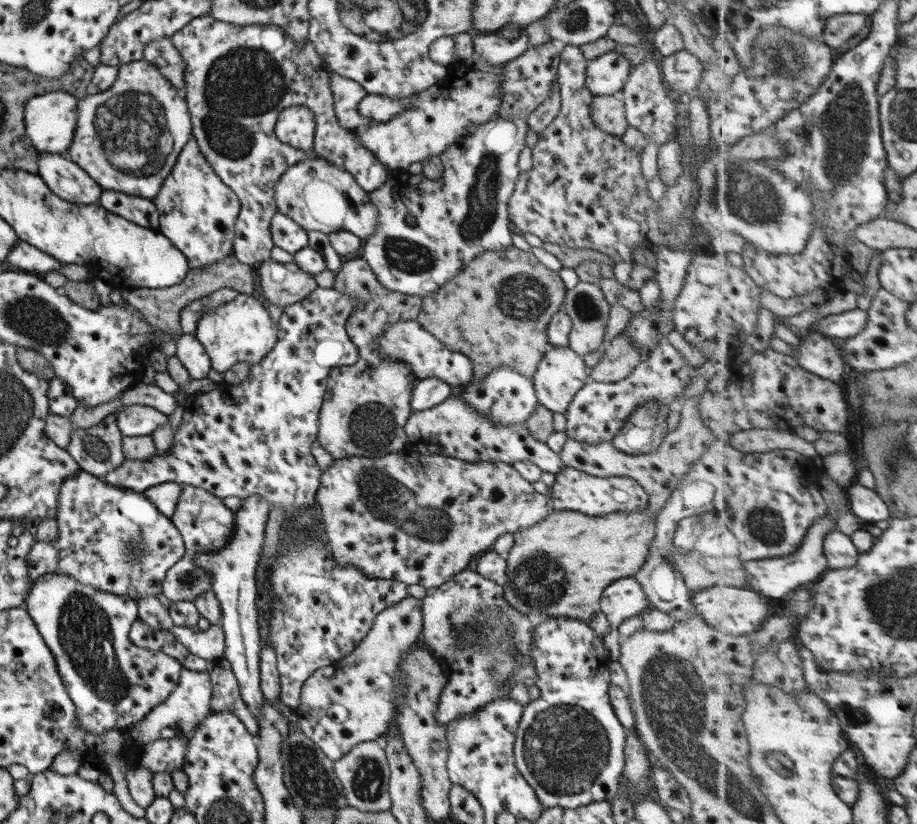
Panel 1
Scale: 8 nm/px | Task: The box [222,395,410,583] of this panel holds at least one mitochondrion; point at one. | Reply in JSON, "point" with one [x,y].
{"point":[372,426]}

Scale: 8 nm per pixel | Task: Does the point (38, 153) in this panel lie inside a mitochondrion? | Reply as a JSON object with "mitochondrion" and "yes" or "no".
{"mitochondrion":"no"}

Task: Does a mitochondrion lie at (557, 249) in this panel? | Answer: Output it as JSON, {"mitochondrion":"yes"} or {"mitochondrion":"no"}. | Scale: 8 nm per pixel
{"mitochondrion":"no"}

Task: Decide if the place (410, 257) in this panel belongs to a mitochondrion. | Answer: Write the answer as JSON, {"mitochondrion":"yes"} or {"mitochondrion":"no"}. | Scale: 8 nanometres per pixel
{"mitochondrion":"yes"}

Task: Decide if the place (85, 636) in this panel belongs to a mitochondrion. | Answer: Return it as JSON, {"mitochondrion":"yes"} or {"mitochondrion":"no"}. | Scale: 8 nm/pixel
{"mitochondrion":"yes"}

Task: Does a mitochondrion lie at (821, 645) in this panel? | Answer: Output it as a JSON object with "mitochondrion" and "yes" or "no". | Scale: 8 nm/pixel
{"mitochondrion":"no"}

